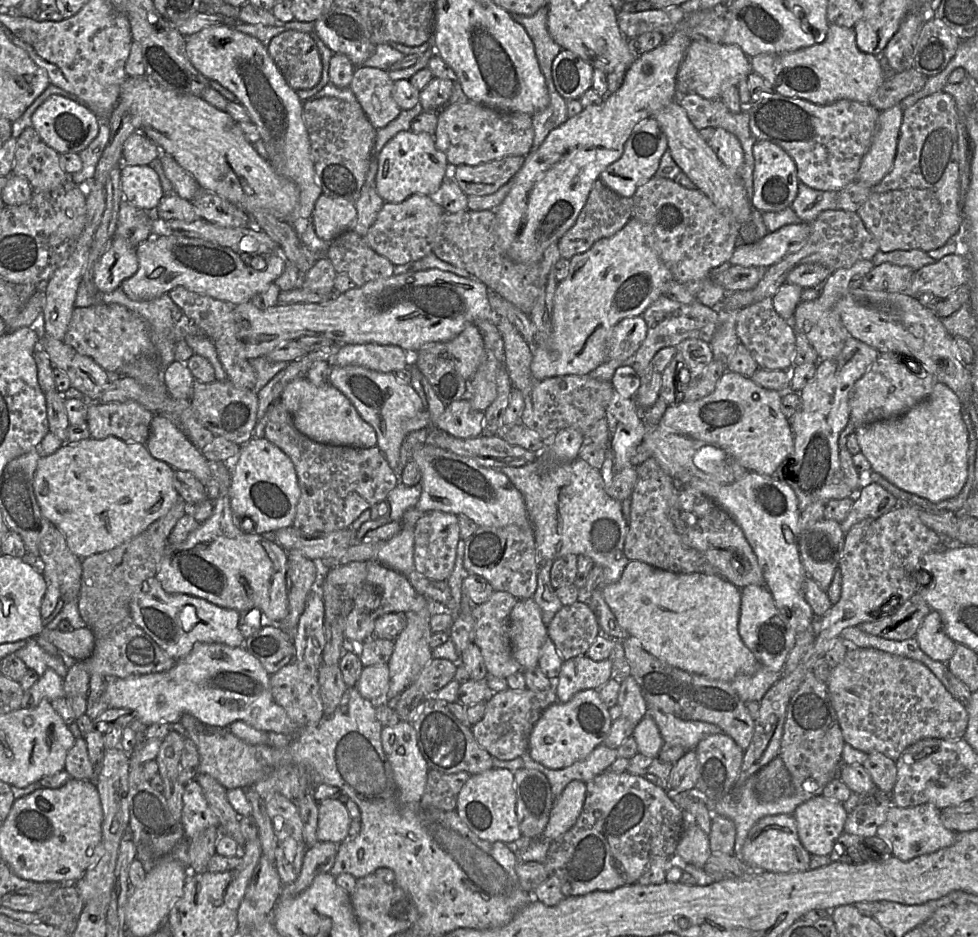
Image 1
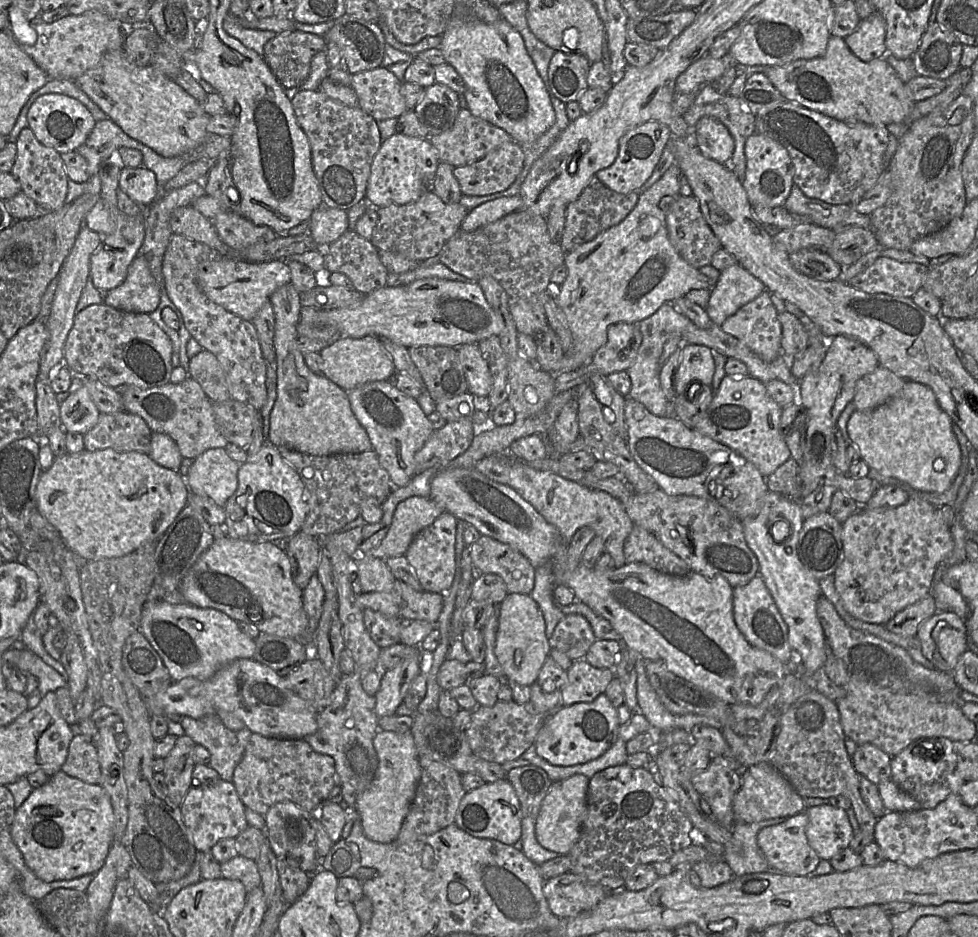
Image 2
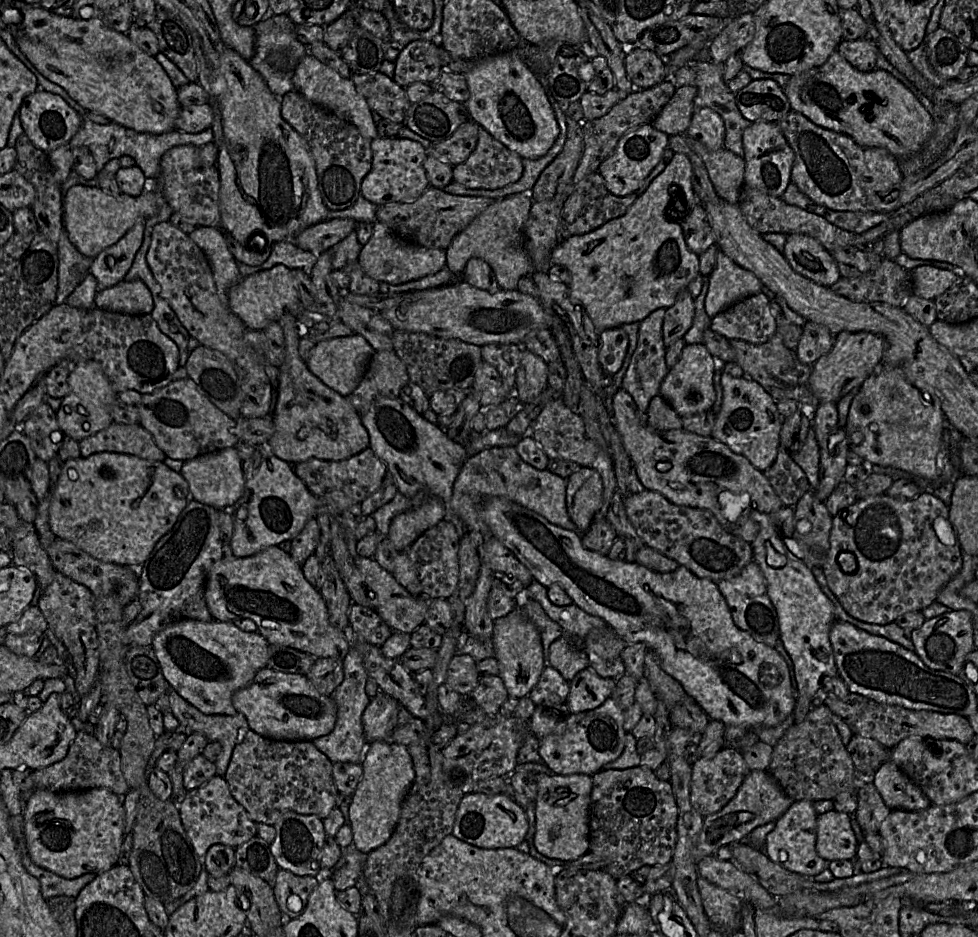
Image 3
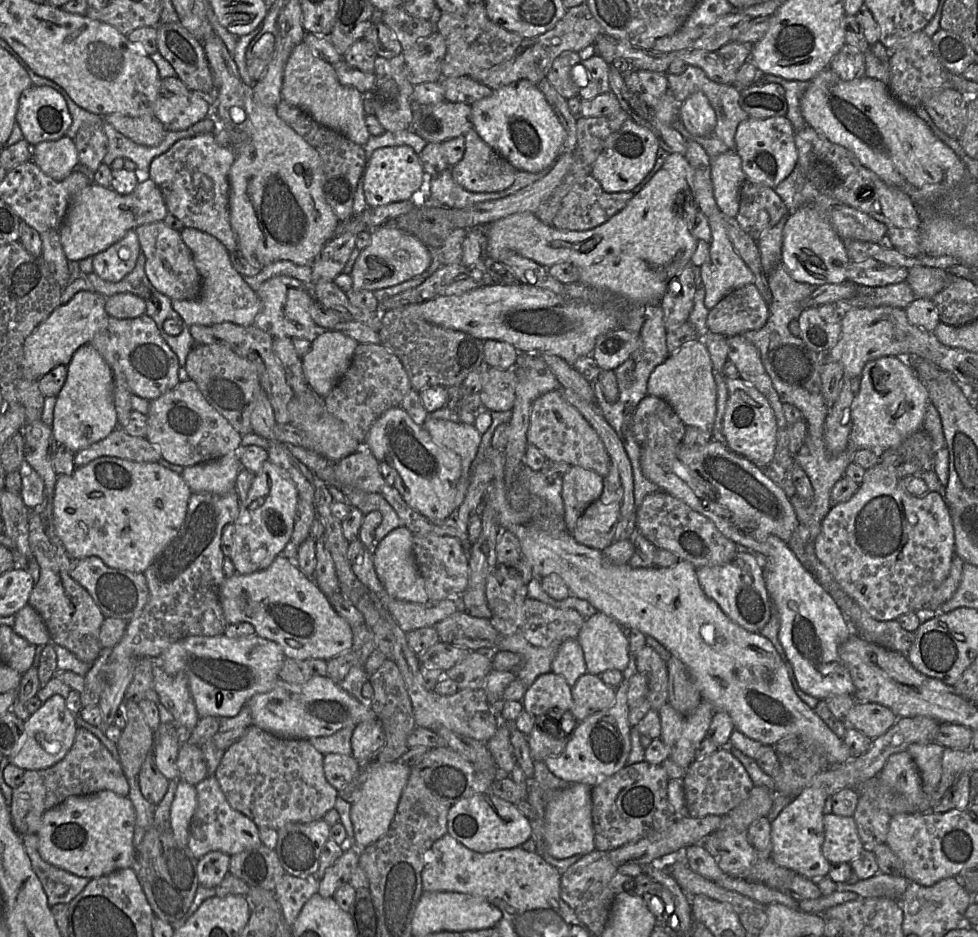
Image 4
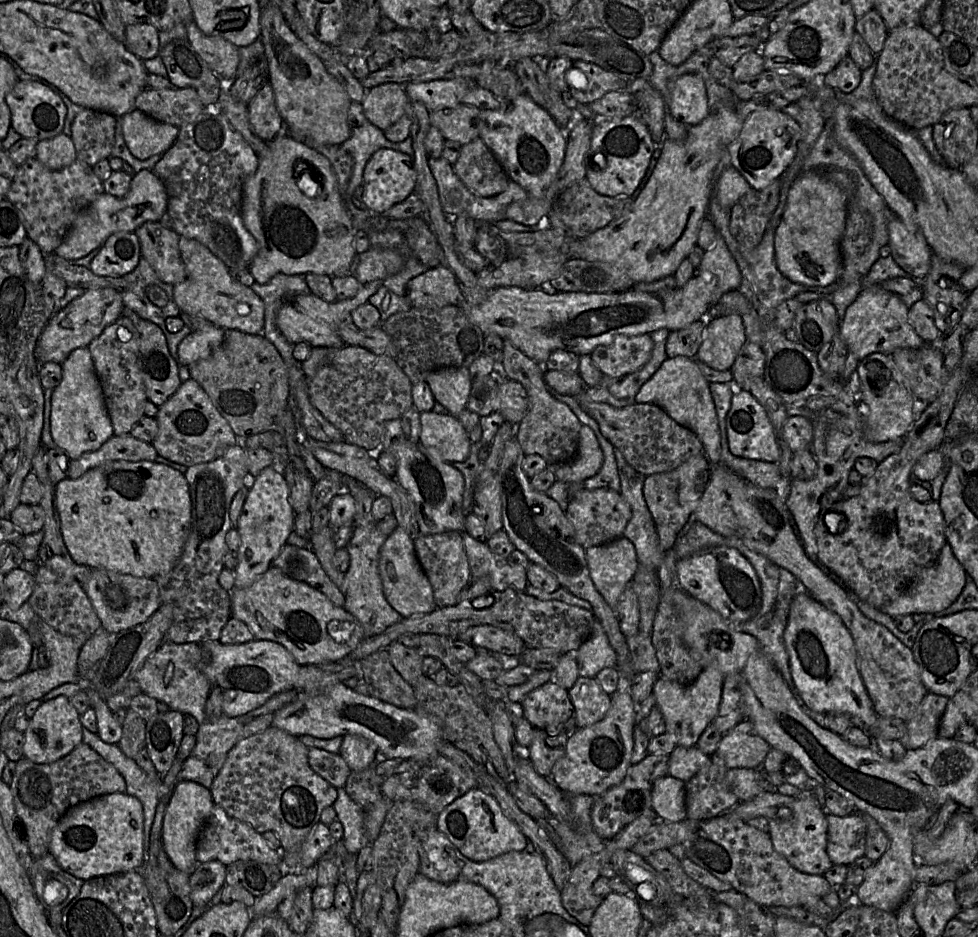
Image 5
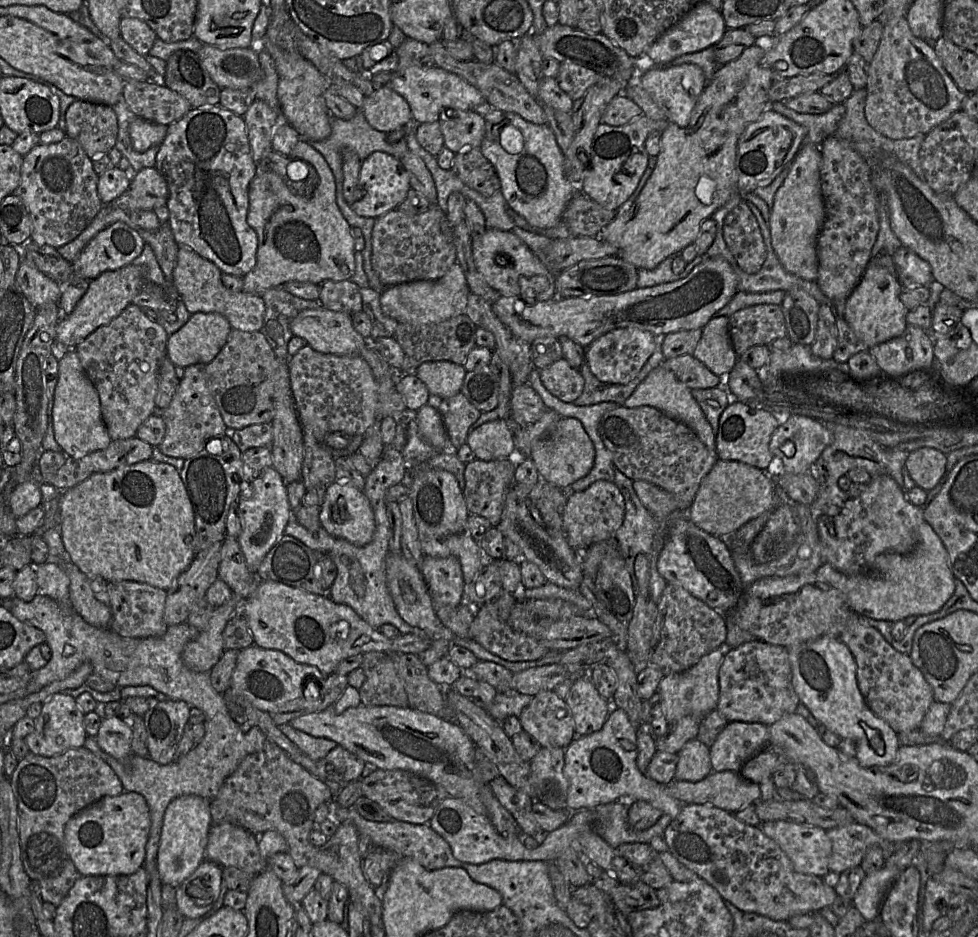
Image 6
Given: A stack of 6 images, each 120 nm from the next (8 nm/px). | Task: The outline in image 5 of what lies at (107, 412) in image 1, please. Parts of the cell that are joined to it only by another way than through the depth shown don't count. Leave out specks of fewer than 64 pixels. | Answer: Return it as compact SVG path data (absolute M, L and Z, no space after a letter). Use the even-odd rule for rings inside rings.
M130 433L113 435L98 450L83 453L78 459L70 460L69 479L78 479L88 470L111 461L153 461L158 453L152 443L133 437Z

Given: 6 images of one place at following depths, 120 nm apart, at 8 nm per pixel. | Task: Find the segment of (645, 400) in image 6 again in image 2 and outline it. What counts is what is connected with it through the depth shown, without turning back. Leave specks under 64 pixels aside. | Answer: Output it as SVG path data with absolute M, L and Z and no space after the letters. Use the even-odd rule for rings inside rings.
M683 344L676 374L676 397L683 395L688 385L693 382L698 382L703 386L712 386L714 373L714 355L709 347L699 344Z

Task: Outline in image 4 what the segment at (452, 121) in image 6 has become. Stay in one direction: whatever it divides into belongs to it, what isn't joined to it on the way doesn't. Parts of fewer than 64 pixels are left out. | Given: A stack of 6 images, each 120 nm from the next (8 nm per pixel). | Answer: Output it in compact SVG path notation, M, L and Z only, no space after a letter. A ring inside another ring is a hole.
M411 101L413 120L411 130L427 142L443 143L465 135L474 128L471 105L443 101L419 104Z

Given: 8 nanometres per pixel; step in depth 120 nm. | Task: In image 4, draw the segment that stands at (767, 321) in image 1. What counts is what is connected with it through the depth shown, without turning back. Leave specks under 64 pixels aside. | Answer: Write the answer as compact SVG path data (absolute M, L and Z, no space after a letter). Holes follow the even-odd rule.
M746 284L724 296L707 317L711 333L732 337L759 330L767 322L769 305L754 284Z

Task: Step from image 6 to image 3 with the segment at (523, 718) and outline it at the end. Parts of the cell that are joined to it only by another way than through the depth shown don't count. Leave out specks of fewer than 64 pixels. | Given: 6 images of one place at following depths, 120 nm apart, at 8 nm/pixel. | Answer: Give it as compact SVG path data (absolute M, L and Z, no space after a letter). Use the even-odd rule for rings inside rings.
M545 665L541 675L528 696L537 705L553 705L566 703L570 692L570 684L558 670Z

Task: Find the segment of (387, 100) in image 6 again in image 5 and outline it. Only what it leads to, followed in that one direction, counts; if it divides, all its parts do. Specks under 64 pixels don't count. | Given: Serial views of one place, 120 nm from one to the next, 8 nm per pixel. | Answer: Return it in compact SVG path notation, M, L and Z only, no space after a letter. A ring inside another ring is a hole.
M388 82L367 90L362 107L367 120L384 131L407 115L408 101L403 85Z

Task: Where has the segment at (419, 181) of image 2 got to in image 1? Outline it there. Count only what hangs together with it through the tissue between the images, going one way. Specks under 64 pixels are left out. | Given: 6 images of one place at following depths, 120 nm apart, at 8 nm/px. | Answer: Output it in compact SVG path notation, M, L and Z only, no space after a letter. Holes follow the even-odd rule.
M400 131L378 155L375 187L385 202L400 203L414 194L436 198L443 180L450 175L446 155L437 149L434 137L426 132Z

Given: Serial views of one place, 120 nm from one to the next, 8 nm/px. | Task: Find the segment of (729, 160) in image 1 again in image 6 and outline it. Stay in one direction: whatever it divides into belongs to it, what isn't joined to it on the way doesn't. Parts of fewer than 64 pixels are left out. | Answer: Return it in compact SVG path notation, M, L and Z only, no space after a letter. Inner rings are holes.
M687 63L652 67L641 74L640 82L657 106L665 113L669 122L680 127L687 127L691 112L707 84L707 79L698 65Z

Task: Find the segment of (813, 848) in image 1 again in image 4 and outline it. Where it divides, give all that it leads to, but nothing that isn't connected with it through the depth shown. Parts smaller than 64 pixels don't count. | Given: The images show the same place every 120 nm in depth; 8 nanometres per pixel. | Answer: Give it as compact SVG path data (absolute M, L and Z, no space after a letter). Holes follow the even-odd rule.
M824 815L822 853L831 863L850 863L863 850L853 816Z

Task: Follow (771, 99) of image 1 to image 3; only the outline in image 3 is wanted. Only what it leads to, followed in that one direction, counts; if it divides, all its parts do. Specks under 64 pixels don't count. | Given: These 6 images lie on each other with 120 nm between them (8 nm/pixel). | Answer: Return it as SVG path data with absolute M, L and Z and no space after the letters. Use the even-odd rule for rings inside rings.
M794 110L778 123L795 154L791 181L818 204L837 211L880 212L880 201L903 178L900 160L885 148L860 146L848 135L818 126Z

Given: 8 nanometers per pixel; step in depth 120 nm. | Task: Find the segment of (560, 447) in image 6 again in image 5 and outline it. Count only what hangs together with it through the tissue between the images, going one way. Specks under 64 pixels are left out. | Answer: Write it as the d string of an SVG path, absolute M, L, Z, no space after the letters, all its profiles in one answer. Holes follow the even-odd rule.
M582 424L576 456L566 462L549 464L556 480L565 483L583 483L601 468L603 453L593 430Z

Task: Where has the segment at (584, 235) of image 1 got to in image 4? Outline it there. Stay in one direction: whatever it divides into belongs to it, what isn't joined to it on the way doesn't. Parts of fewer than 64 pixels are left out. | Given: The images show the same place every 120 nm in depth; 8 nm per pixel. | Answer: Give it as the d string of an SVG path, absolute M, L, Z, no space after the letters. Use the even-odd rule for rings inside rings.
M591 175L579 178L563 198L560 208L553 218L552 226L558 230L585 231L607 222L621 211L633 198L632 191L607 193Z

